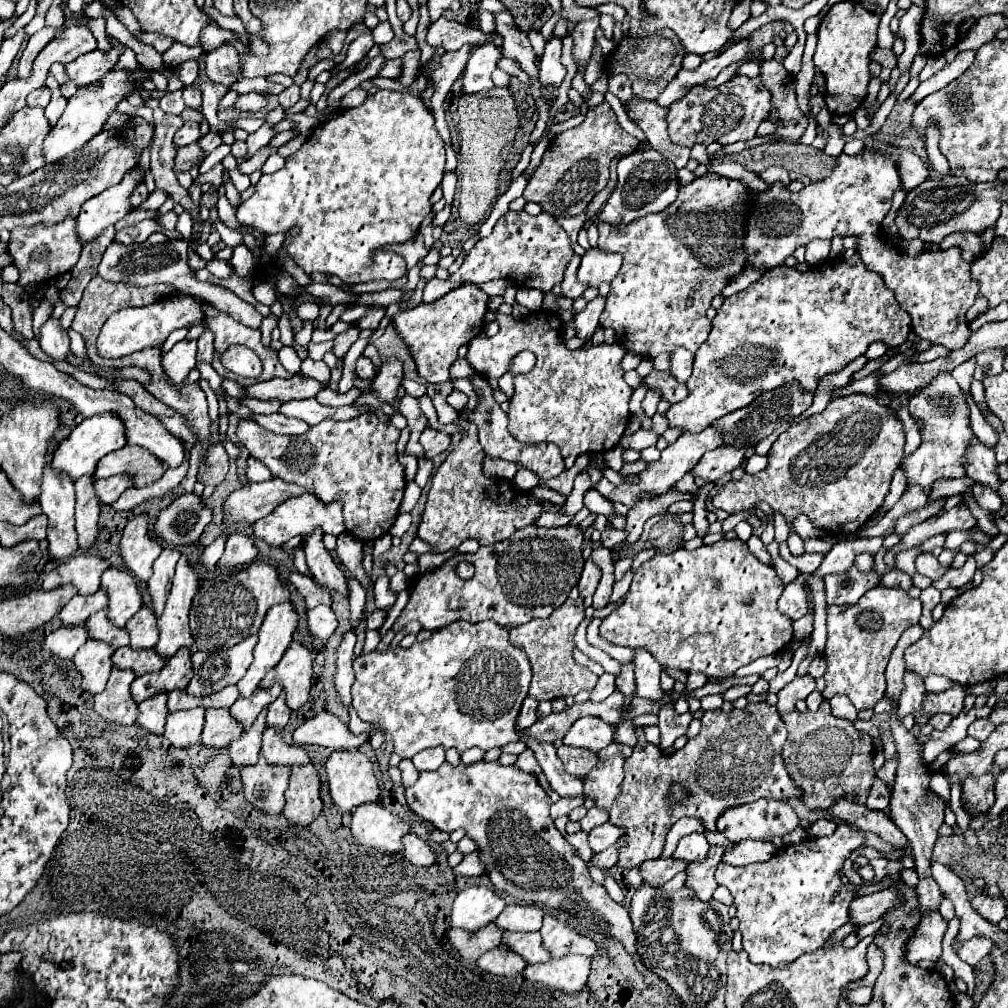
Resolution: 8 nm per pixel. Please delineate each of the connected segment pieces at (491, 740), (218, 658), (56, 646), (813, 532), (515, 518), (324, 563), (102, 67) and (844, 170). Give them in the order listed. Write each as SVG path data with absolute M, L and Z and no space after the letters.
M484 621L484 623L450 623L432 633L428 641L414 643L410 649L392 647L384 653L368 653L354 661L354 685L352 685L352 707L362 721L374 723L380 731L388 733L394 741L394 749L402 759L412 759L418 751L442 745L444 749L458 749L464 753L470 747L480 747L484 751L502 747L510 741L526 741L534 751L544 775L548 777L552 789L560 797L582 797L582 781L564 771L562 761L556 755L552 743L540 745L532 739L522 739L520 731L514 727L516 713L528 695L528 685L532 669L524 653L512 647L508 641L508 629Z
M250 637L248 641L240 641L240 645L234 645L232 649L212 653L194 651L192 653L194 677L186 687L188 693L194 697L206 697L218 693L226 685L236 685L252 663L254 645L256 637Z
M80 625L80 627L76 627L76 629L64 629L64 627L60 627L60 629L52 631L52 633L46 637L44 649L46 649L50 655L56 655L56 657L68 661L68 659L72 659L74 653L86 643L86 639L88 639L88 635L86 635L84 625Z
M799 515L794 519L794 531L804 540L806 538L818 537L817 528L805 515Z
M458 419L454 423L458 423L466 431L466 435L456 445L456 449L452 453L448 453L448 457L444 459L444 463L438 467L436 475L432 477L432 487L430 487L430 493L428 493L426 509L422 513L422 521L420 521L420 527L418 527L418 537L422 541L428 541L432 545L434 553L442 553L442 551L454 549L466 539L478 539L480 545L492 545L492 543L504 541L514 531L524 529L526 525L532 525L534 519L544 511L540 501L534 501L526 491L520 491L512 483L502 481L502 479L484 477L482 475L484 451L480 449L476 427L472 427L472 423L468 423L468 421L458 421Z
M316 529L316 533L312 533L306 539L304 551L306 551L306 563L308 563L308 569L312 573L312 579L320 587L326 587L330 591L338 591L344 597L348 597L350 595L350 587L348 587L346 575L334 563L334 559L330 557L330 553L324 549L324 545L322 545L322 533L318 529Z
M112 49L108 55L104 55L102 51L92 51L86 55L80 55L78 59L74 59L72 63L64 65L66 75L78 85L88 85L94 83L96 79L100 79L106 71L110 71L110 67L116 63L120 51Z
M866 149L858 157L850 157L850 155L842 153L838 157L838 165L834 167L832 175L828 175L826 179L822 179L818 183L810 183L808 187L804 187L798 193L788 191L780 181L772 183L770 189L766 189L766 191L752 191L750 201L748 201L750 209L748 209L748 217L746 217L746 235L744 235L744 251L748 255L746 269L768 271L768 269L780 267L780 265L784 265L784 259L794 253L794 249L798 249L800 245L808 245L812 241L812 237L832 239L834 235L842 235L842 237L854 235L860 239L858 253L860 253L864 265L884 277L886 287L894 291L900 307L910 313L914 333L920 339L928 339L930 343L938 343L944 347L964 347L970 337L970 327L964 321L964 315L974 305L980 287L976 285L976 281L972 281L968 263L956 255L956 253L960 253L960 249L948 249L948 251L936 251L936 253L924 251L918 257L906 257L905 252L896 246L893 247L888 240L886 245L880 239L882 219L890 211L890 199L898 187L900 187L900 177L896 173L894 163L888 161L880 153L872 153Z

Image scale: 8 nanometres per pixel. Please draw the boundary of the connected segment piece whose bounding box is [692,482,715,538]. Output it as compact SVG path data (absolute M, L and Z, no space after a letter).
M714 482L707 483L702 487L700 494L697 496L694 502L693 509L693 525L697 531L699 537L704 537L707 533L709 522L707 520L707 510L705 507L705 500L709 491L715 486Z

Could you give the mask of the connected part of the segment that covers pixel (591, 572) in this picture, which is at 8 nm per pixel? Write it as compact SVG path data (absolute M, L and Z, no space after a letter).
M592 559L586 561L584 565L584 571L582 571L582 577L578 581L578 589L580 589L580 597L586 599L586 597L592 597L596 587L598 587L598 581L600 581L600 569L592 563Z

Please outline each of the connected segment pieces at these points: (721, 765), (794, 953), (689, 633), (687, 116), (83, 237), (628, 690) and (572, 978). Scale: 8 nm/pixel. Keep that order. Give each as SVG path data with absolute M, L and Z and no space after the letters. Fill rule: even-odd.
M750 703L744 709L732 709L730 713L724 713L720 709L704 711L702 729L694 739L688 739L688 743L678 749L674 755L664 755L656 745L648 743L644 737L644 729L636 727L638 743L632 749L632 755L624 763L624 781L620 785L620 795L610 811L610 823L620 827L624 835L620 837L620 855L618 855L618 867L632 869L648 859L656 859L664 847L664 837L670 831L670 827L682 819L682 817L696 817L702 821L706 831L714 831L716 817L728 809L730 805L744 805L752 803L760 797L766 799L802 799L804 791L800 791L788 777L784 761L782 761L782 745L786 741L786 725L776 713L776 707L764 703ZM672 783L684 785L692 793L692 801L688 805L680 805L676 809L666 809L664 799L668 795L668 789Z
M838 825L836 831L830 837L806 837L798 845L782 847L778 853L764 863L754 863L746 867L734 867L728 863L720 863L716 869L716 881L730 889L734 897L734 905L738 909L738 921L740 921L740 933L742 933L742 945L744 951L750 955L752 963L766 963L772 967L788 967L798 957L806 953L818 951L824 941L844 923L848 923L848 901L856 895L854 891L848 891L844 883L840 881L840 869L844 859L848 859L850 851L862 847L862 835L860 831Z
M722 539L714 545L702 545L696 551L678 547L668 555L656 553L636 569L624 603L602 621L600 637L612 645L646 649L662 667L726 679L742 665L782 651L792 639L792 621L776 609L782 589L784 583L776 571L760 563L740 539Z
M736 75L716 89L706 89L702 85L692 87L682 99L678 99L670 105L668 115L666 115L666 123L668 123L670 139L680 147L692 147L696 143L710 145L714 141L718 141L722 145L730 145L730 143L736 143L736 141L752 139L756 135L758 125L770 115L770 109L772 109L772 93L764 87L760 77L750 79L750 77L744 77L744 75Z
M136 167L134 171L126 173L118 185L102 191L82 205L80 215L76 217L76 235L82 245L92 243L108 225L114 225L132 211L128 197L142 179L142 169Z
M622 665L622 671L616 677L616 689L626 695L626 703L634 697L634 665Z
M572 955L572 957L562 957L556 961L550 959L546 963L528 965L520 973L520 977L540 983L548 989L558 989L564 993L578 993L586 985L588 965L590 965L588 957Z

